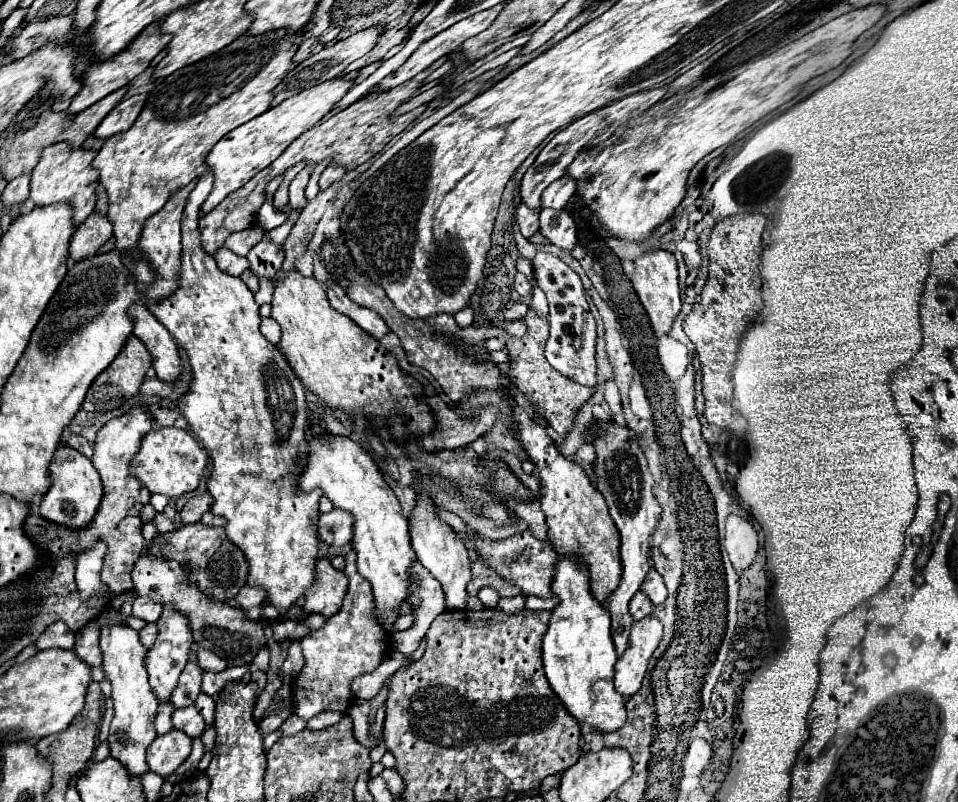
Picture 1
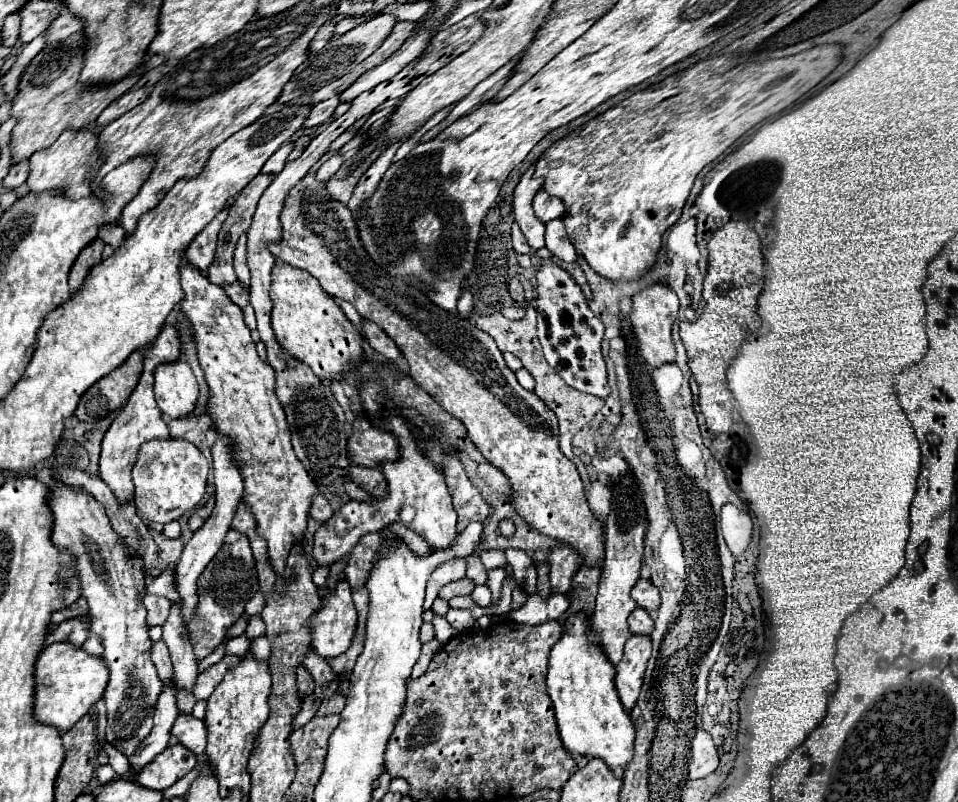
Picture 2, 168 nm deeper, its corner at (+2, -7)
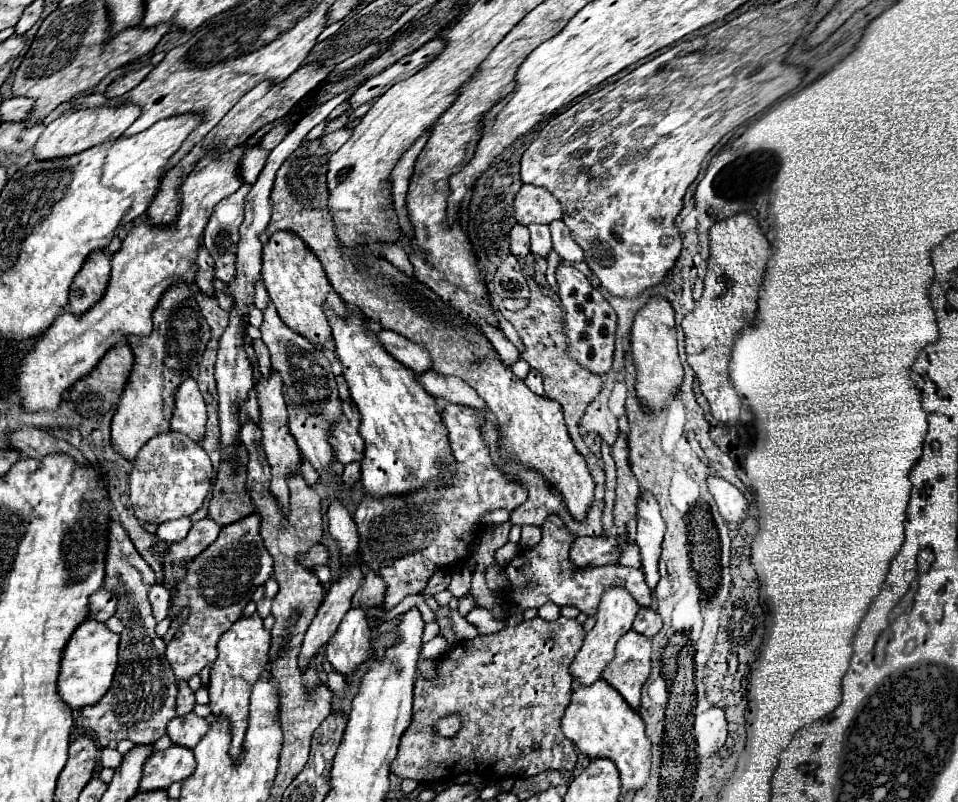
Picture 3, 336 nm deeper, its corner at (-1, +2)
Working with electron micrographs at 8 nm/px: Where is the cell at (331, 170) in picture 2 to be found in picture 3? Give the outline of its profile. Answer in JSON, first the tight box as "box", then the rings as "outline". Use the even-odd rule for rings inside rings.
{"box":[320,128,350,154],"outline":[[[342,128],[342,130],[338,130],[338,132],[332,132],[332,134],[322,136],[320,142],[322,142],[322,146],[326,148],[328,154],[334,154],[348,138],[350,138],[350,130],[348,130],[348,128]]]}

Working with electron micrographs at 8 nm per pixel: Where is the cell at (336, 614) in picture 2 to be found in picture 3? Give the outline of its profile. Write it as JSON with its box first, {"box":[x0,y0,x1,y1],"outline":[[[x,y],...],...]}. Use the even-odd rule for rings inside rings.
{"box":[326,608,370,676],"outline":[[[350,608],[334,636],[328,640],[326,658],[334,670],[350,676],[366,660],[370,648],[370,626],[362,608]]]}

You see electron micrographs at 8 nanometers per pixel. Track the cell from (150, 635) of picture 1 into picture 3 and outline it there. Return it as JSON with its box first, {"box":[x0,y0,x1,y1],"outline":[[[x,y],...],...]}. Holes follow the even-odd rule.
{"box":[176,680,196,714],"outline":[[[178,680],[178,696],[176,696],[176,714],[188,714],[192,712],[196,700],[194,700],[194,692],[190,690],[186,680]]]}

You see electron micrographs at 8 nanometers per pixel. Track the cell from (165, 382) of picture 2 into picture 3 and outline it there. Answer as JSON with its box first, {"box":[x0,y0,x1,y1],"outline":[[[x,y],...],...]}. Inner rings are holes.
{"box":[170,378,206,440],"outline":[[[186,378],[174,392],[174,414],[170,426],[174,432],[184,432],[192,440],[200,440],[206,424],[206,404],[198,382]]]}

